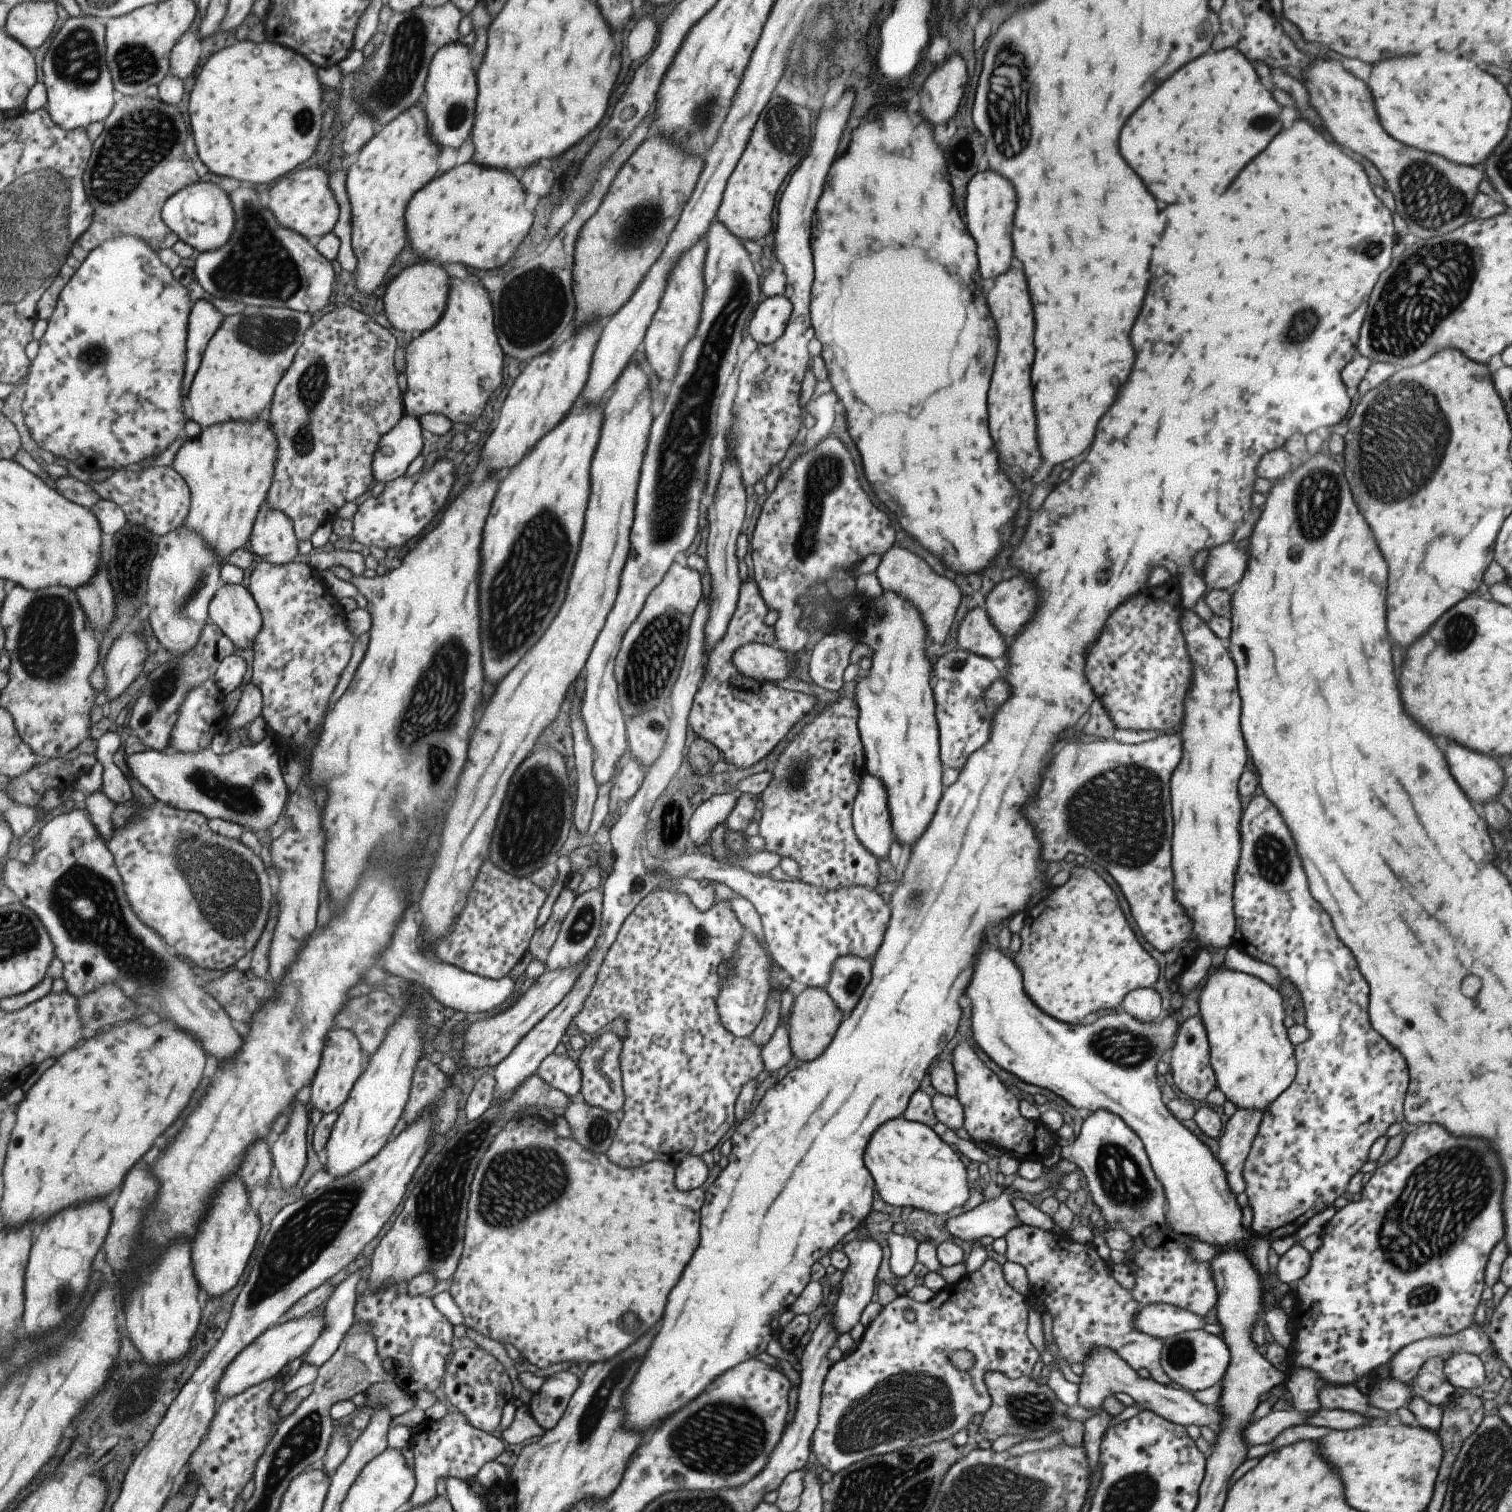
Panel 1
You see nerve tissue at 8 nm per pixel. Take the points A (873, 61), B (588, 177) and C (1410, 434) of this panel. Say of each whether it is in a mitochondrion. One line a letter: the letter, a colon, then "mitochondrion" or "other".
A: other
B: mitochondrion
C: mitochondrion

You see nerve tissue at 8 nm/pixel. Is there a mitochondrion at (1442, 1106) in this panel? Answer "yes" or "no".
no

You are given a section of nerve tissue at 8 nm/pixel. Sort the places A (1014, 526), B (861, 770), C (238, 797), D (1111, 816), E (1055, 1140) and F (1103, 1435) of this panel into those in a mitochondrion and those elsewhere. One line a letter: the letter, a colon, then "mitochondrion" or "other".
A: other
B: other
C: mitochondrion
D: mitochondrion
E: other
F: other

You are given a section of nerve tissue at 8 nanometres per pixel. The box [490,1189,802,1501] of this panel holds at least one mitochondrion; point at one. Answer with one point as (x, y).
(726, 1437)

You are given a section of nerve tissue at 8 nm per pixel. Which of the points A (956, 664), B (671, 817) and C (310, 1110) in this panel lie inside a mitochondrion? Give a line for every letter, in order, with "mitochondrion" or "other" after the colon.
A: mitochondrion
B: mitochondrion
C: other

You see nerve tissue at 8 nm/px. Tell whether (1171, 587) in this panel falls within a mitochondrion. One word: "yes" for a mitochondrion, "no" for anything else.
no

